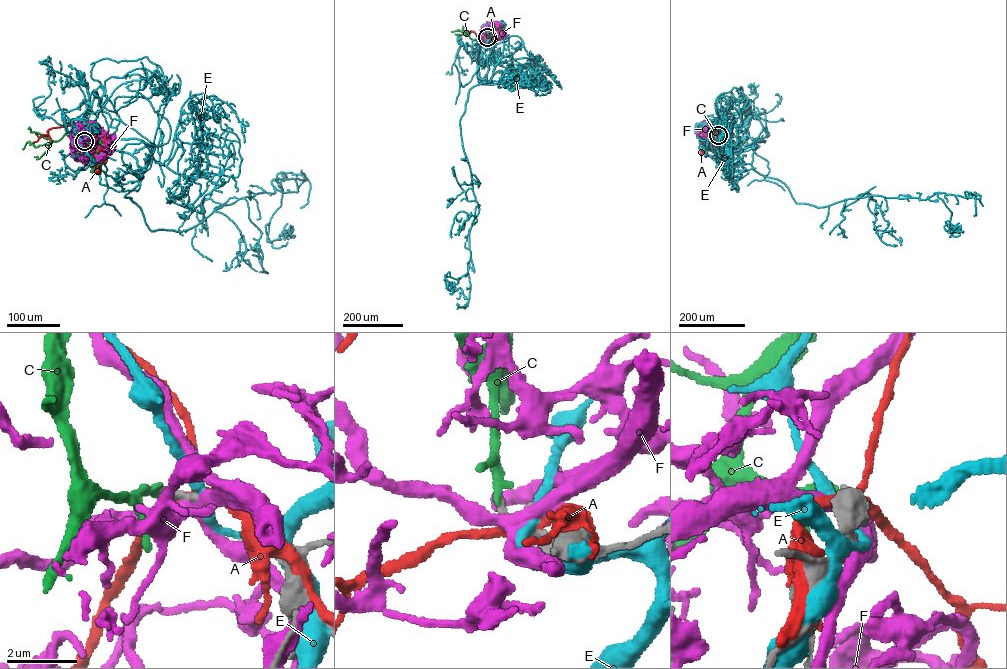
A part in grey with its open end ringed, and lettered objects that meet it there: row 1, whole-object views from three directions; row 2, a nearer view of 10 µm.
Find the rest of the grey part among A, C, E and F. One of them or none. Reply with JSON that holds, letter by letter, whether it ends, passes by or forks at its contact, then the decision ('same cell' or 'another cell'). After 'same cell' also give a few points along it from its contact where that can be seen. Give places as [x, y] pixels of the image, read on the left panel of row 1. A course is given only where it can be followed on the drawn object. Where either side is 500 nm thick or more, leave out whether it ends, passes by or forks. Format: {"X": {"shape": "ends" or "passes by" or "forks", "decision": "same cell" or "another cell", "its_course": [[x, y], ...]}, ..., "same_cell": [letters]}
{"A": {"shape": "forks", "decision": "another cell"}, "C": {"shape": "ends", "decision": "same cell", "its_course": [[85, 141], [86, 135], [96, 139], [106, 156], [106, 161], [92, 171]]}, "E": {"shape": "passes by", "decision": "another cell"}, "F": {"shape": "forks", "decision": "another cell"}, "same_cell": ["C"]}

